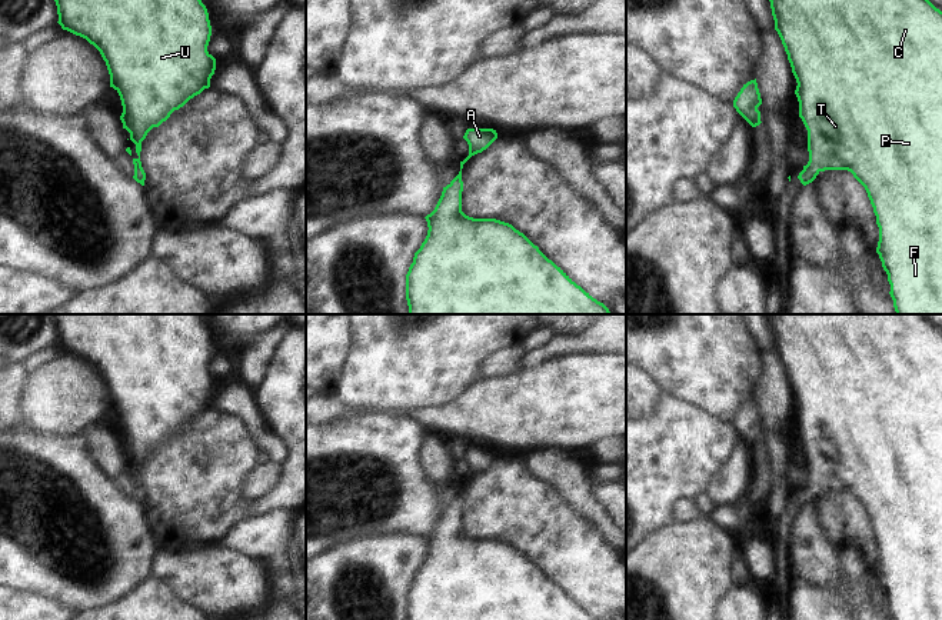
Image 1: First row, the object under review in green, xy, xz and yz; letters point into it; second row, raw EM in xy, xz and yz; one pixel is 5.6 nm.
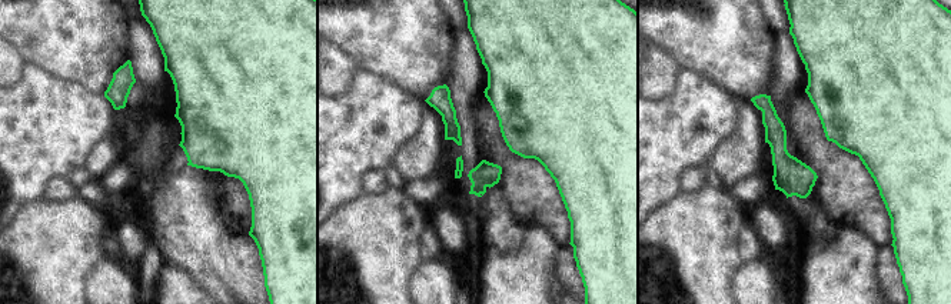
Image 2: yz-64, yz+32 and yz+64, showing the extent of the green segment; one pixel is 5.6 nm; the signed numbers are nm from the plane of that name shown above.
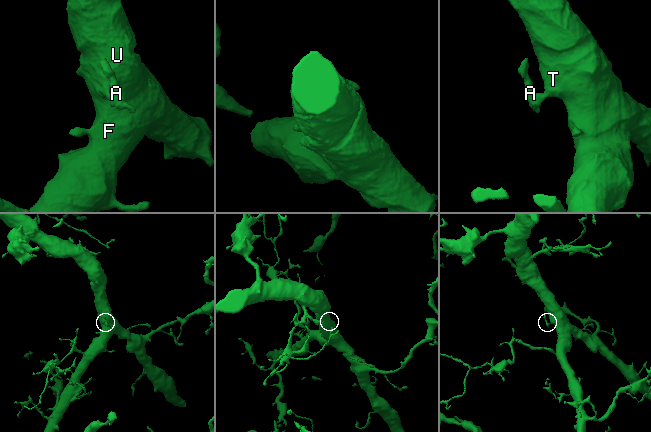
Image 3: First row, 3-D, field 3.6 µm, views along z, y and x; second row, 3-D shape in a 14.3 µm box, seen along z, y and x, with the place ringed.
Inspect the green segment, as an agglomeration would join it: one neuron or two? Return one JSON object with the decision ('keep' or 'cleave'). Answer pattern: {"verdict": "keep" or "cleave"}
{"verdict": "keep"}

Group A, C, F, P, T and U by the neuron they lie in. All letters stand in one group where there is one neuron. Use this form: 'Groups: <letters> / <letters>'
Groups: A C F P T U.

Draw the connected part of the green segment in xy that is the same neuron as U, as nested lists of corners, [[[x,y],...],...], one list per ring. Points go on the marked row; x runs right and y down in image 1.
[[[54,0],[59,24],[93,44],[106,61],[113,87],[122,100],[123,129],[136,144],[133,179],[144,186],[142,141],[174,110],[210,87],[216,59],[207,51],[212,36],[209,13],[202,0]]]

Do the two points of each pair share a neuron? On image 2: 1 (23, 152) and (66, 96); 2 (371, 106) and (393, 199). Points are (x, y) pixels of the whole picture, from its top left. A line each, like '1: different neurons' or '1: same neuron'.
1: same neuron
2: different neurons

